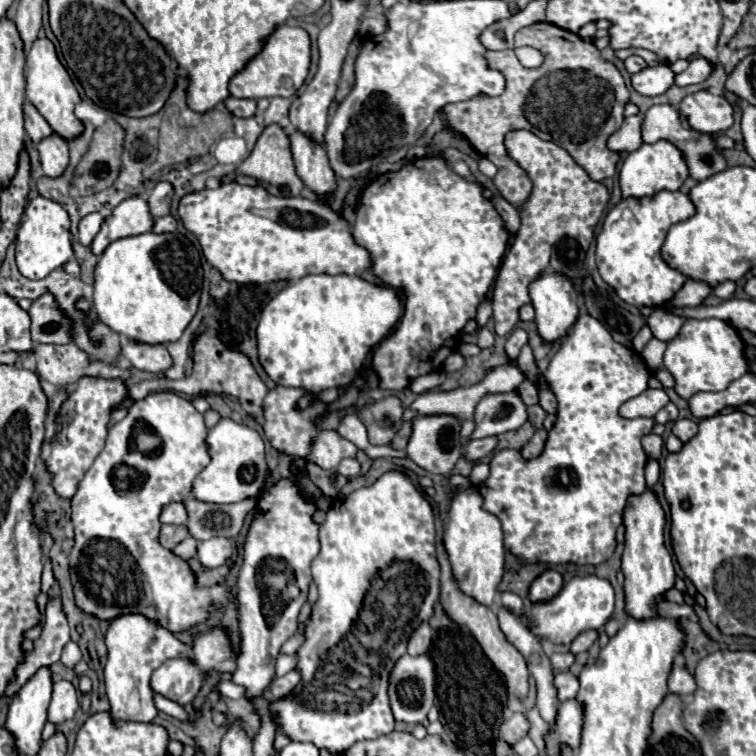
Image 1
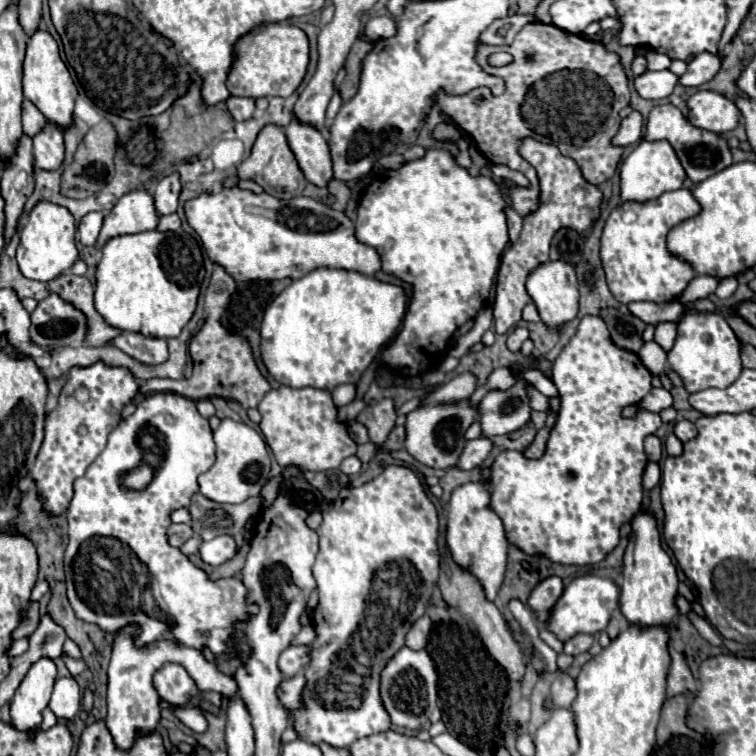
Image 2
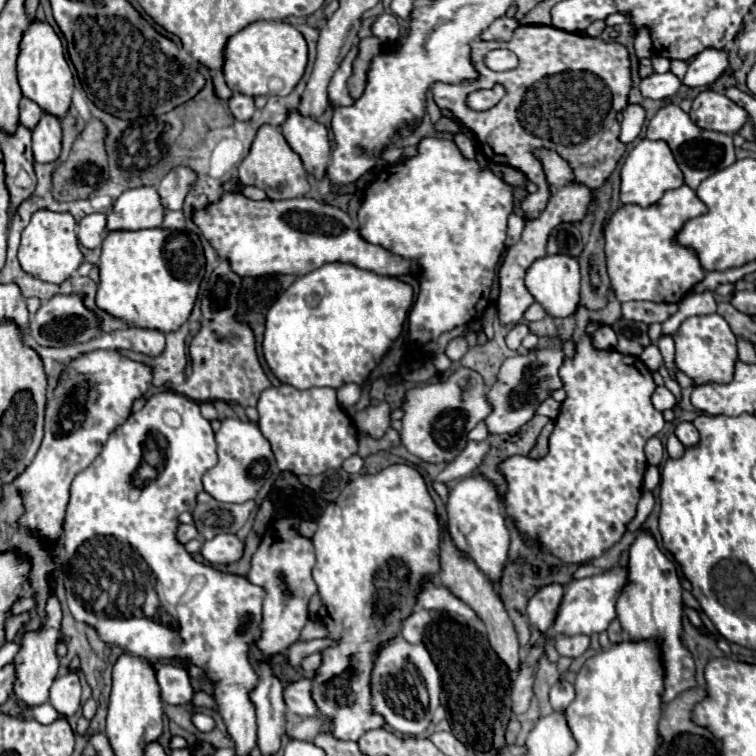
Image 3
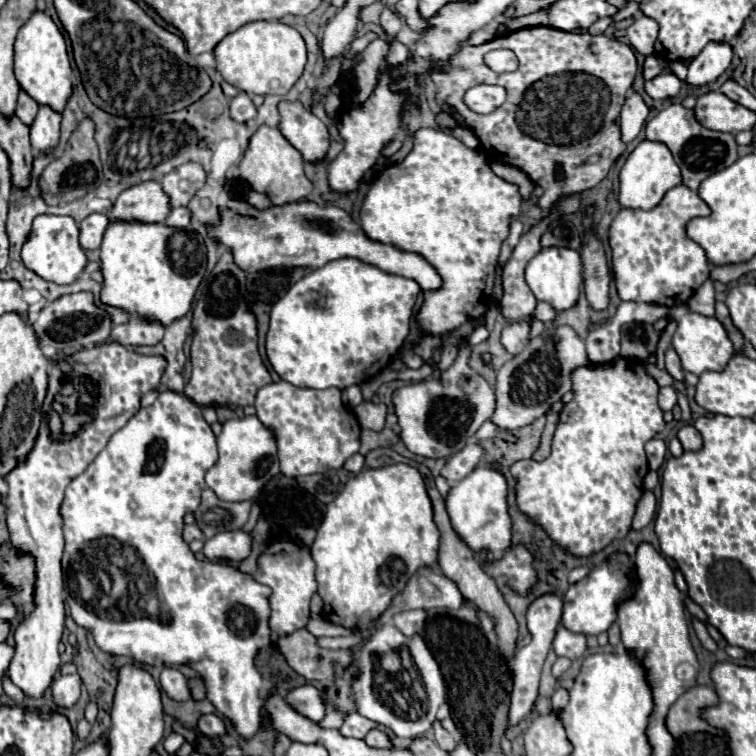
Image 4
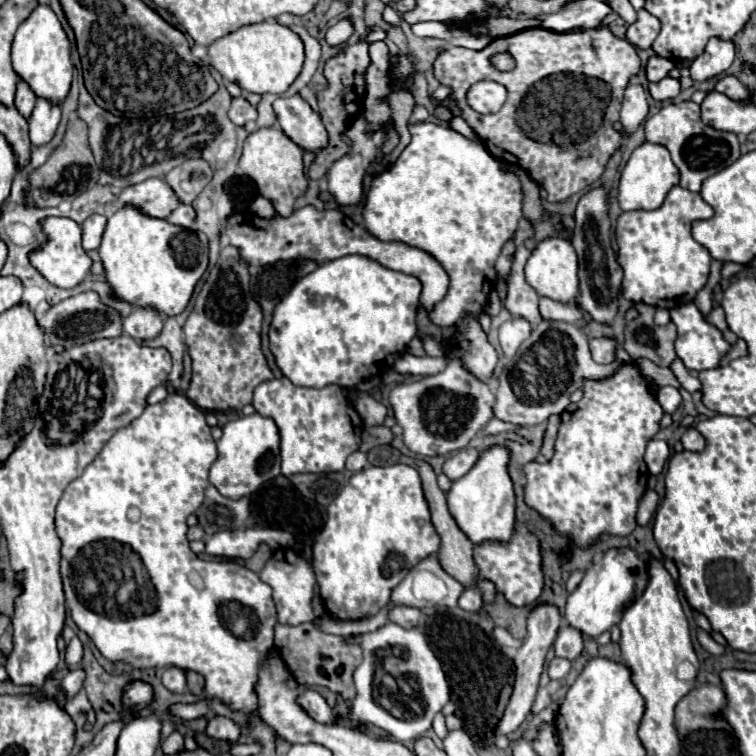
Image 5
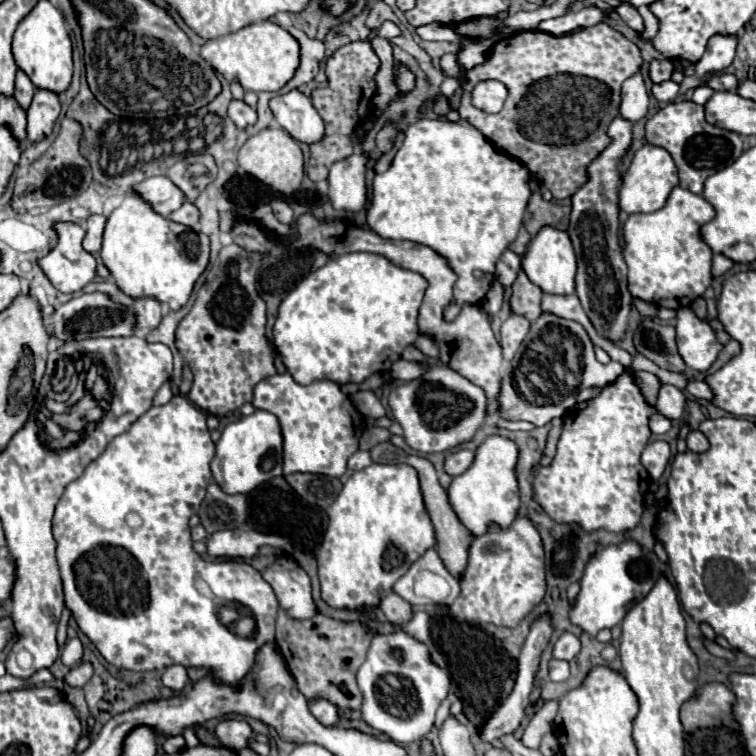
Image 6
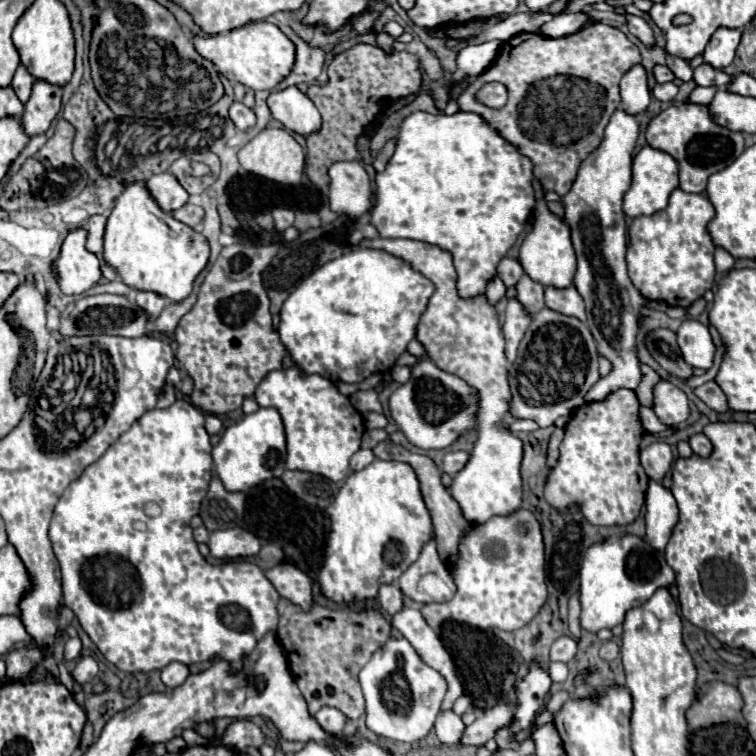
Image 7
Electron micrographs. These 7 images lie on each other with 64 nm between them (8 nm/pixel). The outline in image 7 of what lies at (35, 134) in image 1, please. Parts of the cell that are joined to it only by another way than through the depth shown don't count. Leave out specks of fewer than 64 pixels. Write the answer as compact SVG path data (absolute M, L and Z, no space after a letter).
M20 64L14 78L12 78L12 88L14 88L16 96L20 98L20 102L26 102L30 98L32 84L34 84L34 76L24 68L24 64Z

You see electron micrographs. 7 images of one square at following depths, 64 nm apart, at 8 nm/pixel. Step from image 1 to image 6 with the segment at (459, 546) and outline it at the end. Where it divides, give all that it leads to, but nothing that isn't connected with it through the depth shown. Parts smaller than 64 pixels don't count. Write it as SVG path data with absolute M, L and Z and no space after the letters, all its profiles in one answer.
M488 436L476 450L476 458L466 472L456 476L448 488L448 498L462 520L462 524L474 534L480 536L488 530L490 522L498 522L502 528L508 528L520 508L520 490L516 480L516 462L518 448L516 442L506 436Z

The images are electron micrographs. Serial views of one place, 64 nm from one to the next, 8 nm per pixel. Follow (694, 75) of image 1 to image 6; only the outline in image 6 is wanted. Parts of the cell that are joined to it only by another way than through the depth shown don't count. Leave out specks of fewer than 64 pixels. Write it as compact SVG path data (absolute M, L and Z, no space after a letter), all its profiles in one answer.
M716 34L708 40L704 56L696 64L698 78L706 74L716 74L728 68L736 54L736 36L734 34Z

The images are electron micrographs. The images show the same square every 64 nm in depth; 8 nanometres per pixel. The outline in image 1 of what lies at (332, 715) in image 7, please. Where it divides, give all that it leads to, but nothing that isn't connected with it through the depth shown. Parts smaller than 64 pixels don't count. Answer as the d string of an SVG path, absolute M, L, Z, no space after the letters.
M292 670L292 672L288 672L286 676L276 678L276 680L272 682L270 696L272 696L274 700L282 700L284 696L290 696L290 694L292 694L292 690L296 688L296 684L298 684L298 682L300 682L300 672Z

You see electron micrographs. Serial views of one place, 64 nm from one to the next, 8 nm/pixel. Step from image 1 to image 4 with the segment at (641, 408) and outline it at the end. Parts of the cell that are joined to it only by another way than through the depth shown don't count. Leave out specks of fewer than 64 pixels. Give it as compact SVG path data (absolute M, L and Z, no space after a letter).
M666 386L666 388L660 388L660 396L658 396L658 402L660 402L660 408L662 410L672 410L678 402L678 396L676 396L676 390L672 386Z

